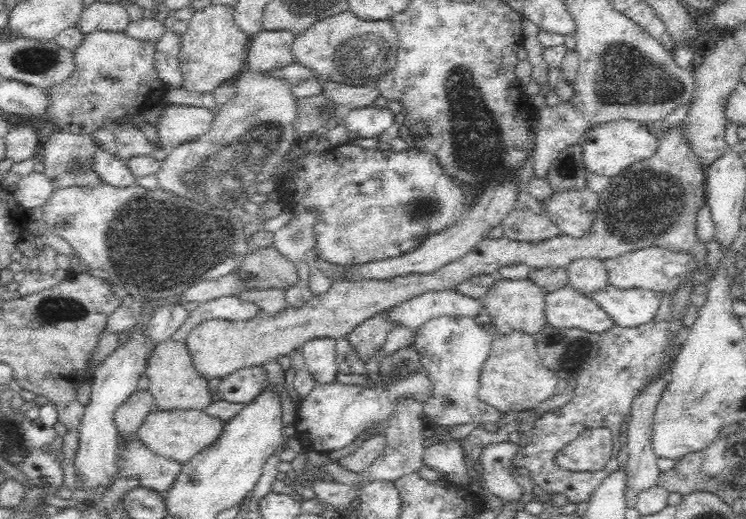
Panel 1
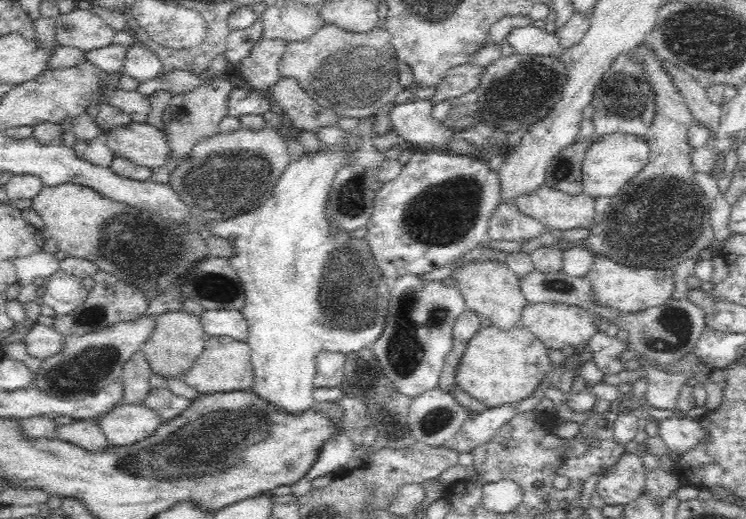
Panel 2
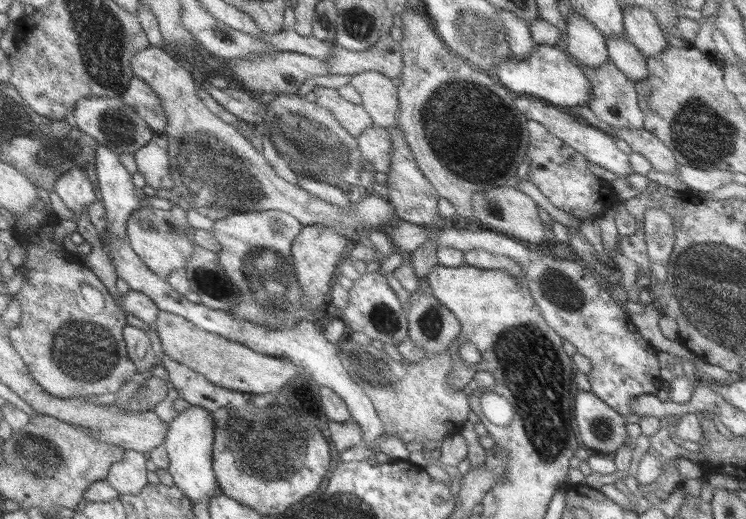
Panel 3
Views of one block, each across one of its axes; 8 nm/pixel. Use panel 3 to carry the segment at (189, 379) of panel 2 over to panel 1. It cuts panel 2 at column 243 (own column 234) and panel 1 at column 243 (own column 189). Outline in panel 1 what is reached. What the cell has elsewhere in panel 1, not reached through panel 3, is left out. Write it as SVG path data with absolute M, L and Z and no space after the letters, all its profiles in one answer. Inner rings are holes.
M677 128L660 135L659 139L659 146L655 156L645 162L629 167L609 180L607 188L599 193L600 209L592 230L580 238L560 234L538 244L510 240L504 236L497 239L484 238L478 241L470 252L430 274L404 275L386 280L359 280L356 283L334 282L327 292L318 294L318 296L312 295L309 300L306 300L300 306L290 306L287 303L278 312L261 310L255 317L248 320L219 318L202 321L190 329L183 340L195 364L195 369L207 379L222 378L246 365L266 364L278 356L289 355L294 350L299 350L310 339L347 337L356 328L356 325L360 324L368 315L372 316L386 307L405 302L406 299L410 300L410 298L424 294L424 292L440 292L440 290L448 290L448 288L457 288L462 280L475 274L496 274L500 267L509 264L525 264L531 269L546 267L566 269L570 264L574 264L580 259L604 261L616 258L620 256L620 253L628 252L632 249L644 248L648 245L666 245L666 247L672 249L690 249L690 251L694 251L696 259L698 259L697 268L700 268L704 264L706 248L705 243L697 237L696 224L698 211L703 206L705 168L700 167L696 163L696 159L692 159L688 147L684 145L684 141L677 133Z

